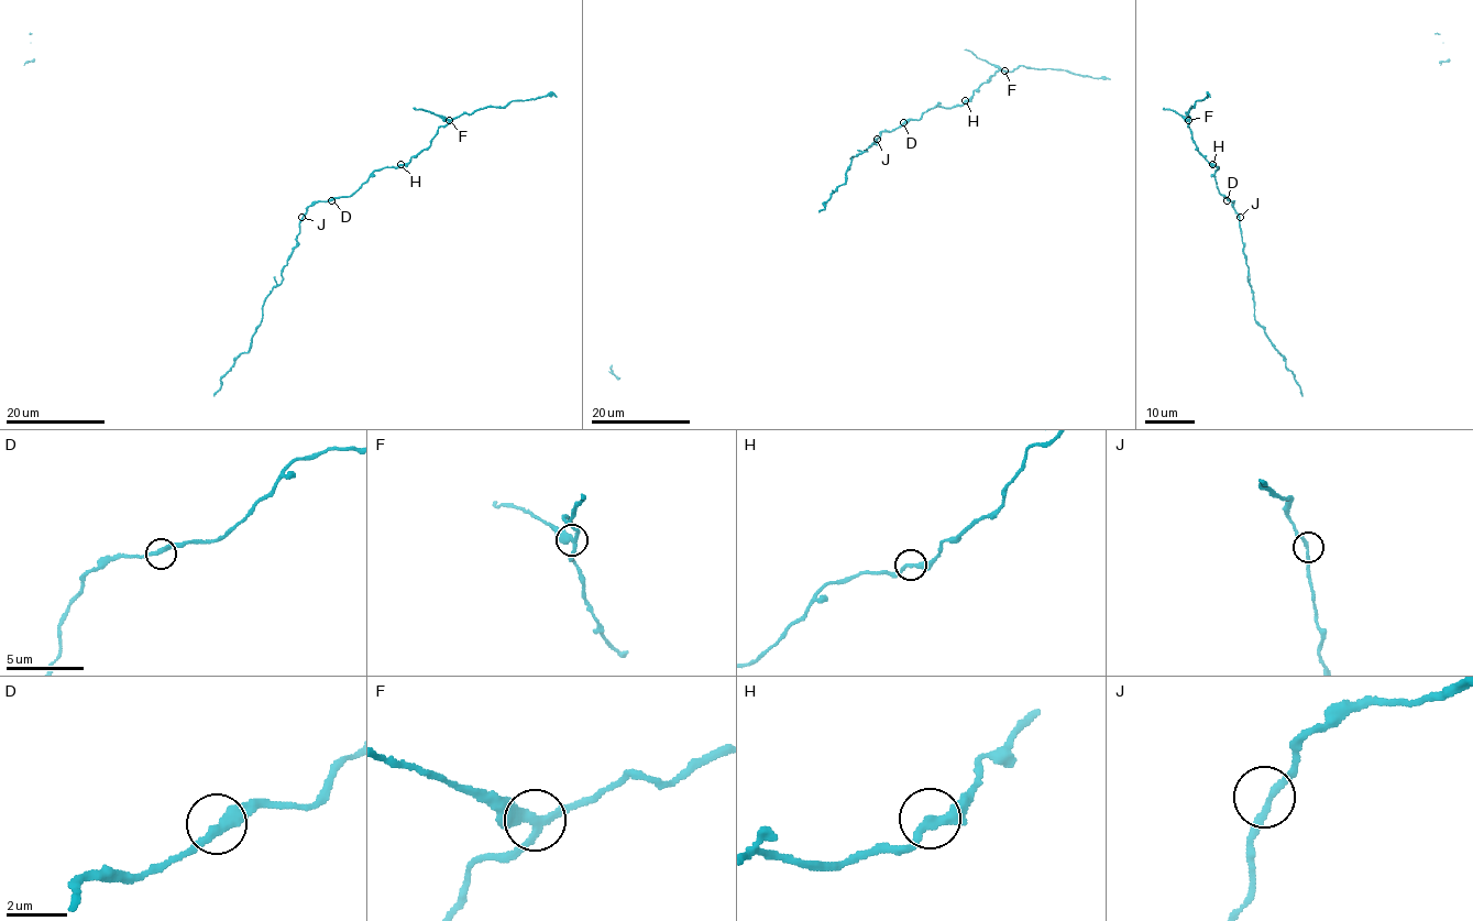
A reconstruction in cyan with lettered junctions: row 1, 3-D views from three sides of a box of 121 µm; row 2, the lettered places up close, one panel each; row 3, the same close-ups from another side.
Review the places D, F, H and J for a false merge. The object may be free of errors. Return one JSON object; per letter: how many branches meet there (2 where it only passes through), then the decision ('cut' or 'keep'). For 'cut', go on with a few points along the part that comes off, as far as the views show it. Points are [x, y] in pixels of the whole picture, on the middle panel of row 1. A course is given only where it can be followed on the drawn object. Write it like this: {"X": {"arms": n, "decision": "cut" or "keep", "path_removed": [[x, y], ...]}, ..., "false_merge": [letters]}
{"D": {"arms": 2, "decision": "keep"}, "F": {"arms": 3, "decision": "cut", "path_removed": [[1004, 70], [965, 50]]}, "H": {"arms": 3, "decision": "keep"}, "J": {"arms": 2, "decision": "keep"}, "false_merge": ["F"]}

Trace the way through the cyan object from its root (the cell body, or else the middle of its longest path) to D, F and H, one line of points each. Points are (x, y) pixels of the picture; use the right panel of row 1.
D: (1240, 217), (1233, 201), (1227, 200)
F: (1240, 217), (1233, 201), (1219, 190), (1213, 174), (1219, 167), (1210, 164), (1198, 150), (1188, 120)
H: (1240, 217), (1233, 201), (1219, 190), (1213, 174), (1219, 167), (1212, 164)

